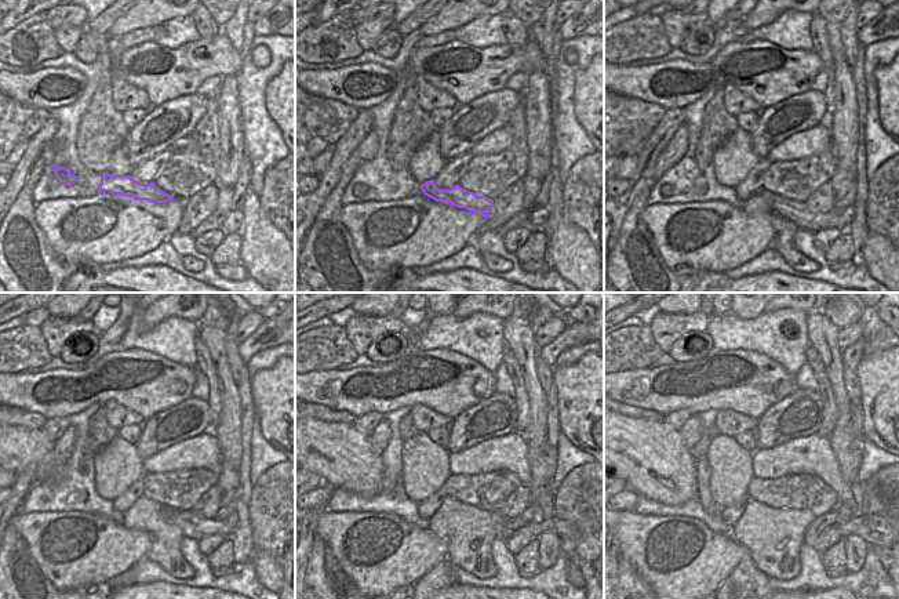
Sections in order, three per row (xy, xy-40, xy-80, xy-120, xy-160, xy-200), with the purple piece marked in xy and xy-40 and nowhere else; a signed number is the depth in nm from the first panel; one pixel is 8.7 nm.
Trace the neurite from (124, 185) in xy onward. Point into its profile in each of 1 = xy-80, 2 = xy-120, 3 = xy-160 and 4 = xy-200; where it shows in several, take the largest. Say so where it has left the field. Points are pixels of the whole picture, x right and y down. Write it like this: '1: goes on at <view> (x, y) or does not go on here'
1: goes on at xy-80 (799, 213)
2: goes on at xy-120 (192, 526)
3: goes on at xy-160 (564, 529)
4: goes on at xy-200 (874, 530)

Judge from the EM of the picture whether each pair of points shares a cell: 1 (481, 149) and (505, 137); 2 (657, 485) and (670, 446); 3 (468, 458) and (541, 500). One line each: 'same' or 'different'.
1: same
2: same
3: same

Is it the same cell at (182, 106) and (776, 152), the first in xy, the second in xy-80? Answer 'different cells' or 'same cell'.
different cells

